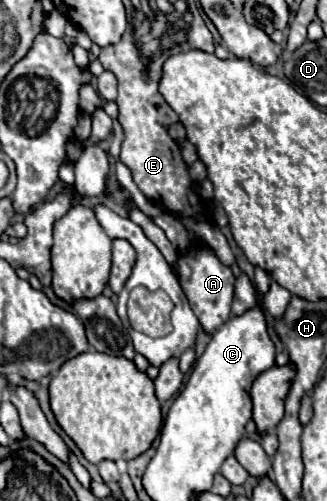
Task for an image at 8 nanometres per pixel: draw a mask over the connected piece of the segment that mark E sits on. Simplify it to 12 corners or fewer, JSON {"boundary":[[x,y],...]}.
{"boundary":[[132,25],[104,47],[118,79],[120,161],[138,189],[176,215],[210,221],[168,135],[162,63]]}

